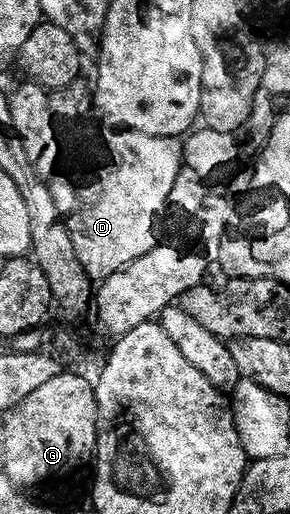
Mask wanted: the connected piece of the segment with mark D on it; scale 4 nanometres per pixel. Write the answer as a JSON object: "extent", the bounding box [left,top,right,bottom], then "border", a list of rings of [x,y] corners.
{"extent":[50,128,184,280],"border":[[[123,128],[105,131],[97,138],[78,143],[76,151],[69,158],[67,155],[62,169],[50,182],[54,202],[58,204],[60,215],[68,226],[70,240],[74,240],[74,248],[78,251],[78,260],[82,260],[82,268],[86,268],[93,280],[110,277],[156,246],[156,229],[160,226],[160,218],[162,222],[165,217],[170,188],[184,160],[184,143],[180,138],[150,136]]]}

